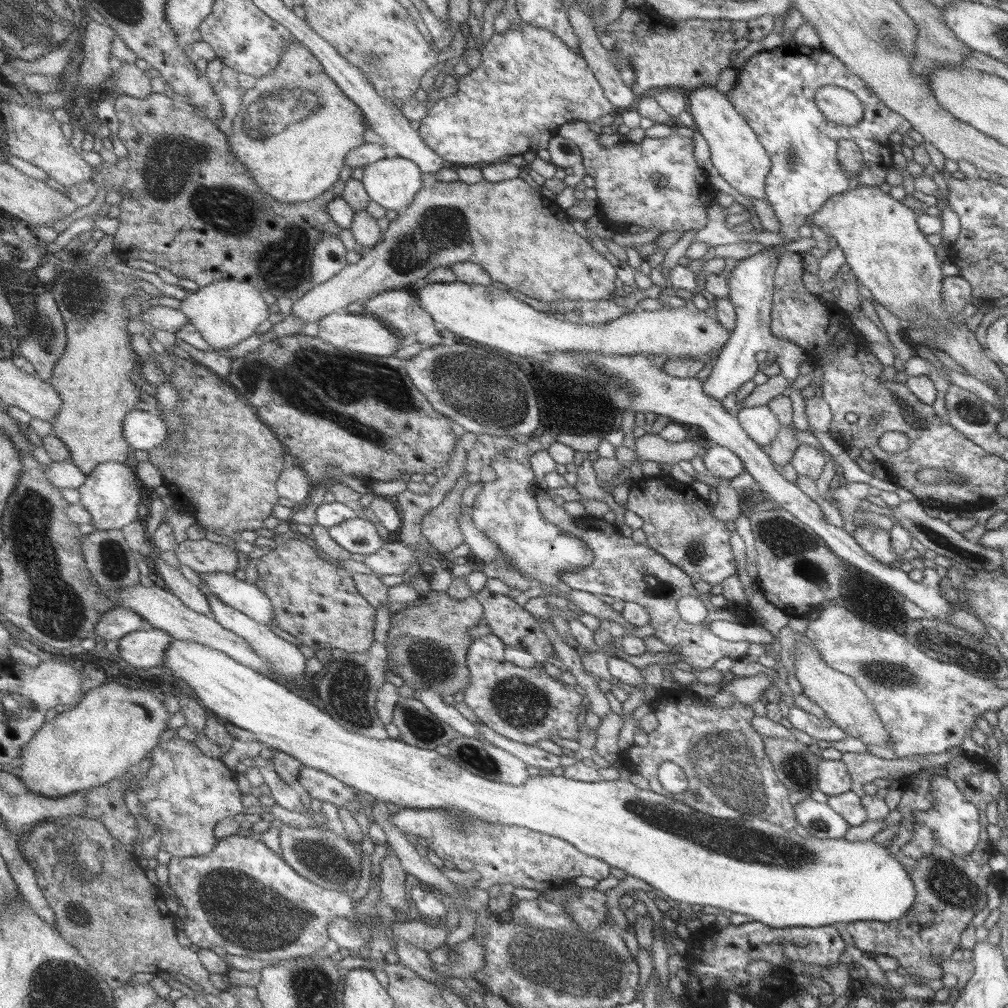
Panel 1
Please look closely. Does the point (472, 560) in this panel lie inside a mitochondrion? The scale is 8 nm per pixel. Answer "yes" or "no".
no

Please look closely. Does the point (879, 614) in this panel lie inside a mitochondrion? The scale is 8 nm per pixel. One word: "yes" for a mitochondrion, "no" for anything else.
yes

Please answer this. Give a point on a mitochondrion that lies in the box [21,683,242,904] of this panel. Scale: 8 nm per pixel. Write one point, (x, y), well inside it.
(58, 851)

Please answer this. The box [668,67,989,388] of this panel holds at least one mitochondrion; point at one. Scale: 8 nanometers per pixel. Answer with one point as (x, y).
(791, 155)

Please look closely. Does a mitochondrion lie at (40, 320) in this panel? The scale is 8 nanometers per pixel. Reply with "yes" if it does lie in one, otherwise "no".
yes

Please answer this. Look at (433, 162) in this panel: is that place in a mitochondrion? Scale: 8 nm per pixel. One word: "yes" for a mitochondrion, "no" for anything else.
no

